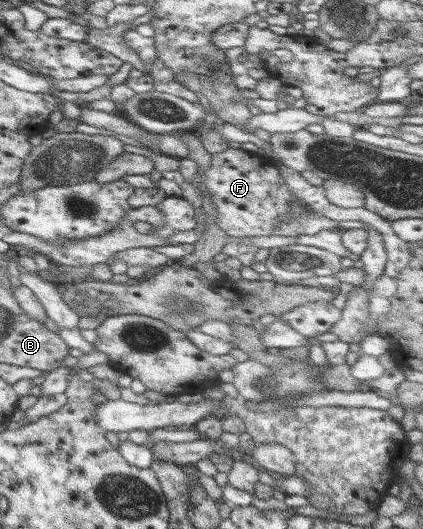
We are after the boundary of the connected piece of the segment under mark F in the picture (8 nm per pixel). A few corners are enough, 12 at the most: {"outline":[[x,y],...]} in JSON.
{"outline":[[231,147],[204,181],[215,224],[236,239],[337,227],[308,212],[276,220],[295,198],[268,157]]}

